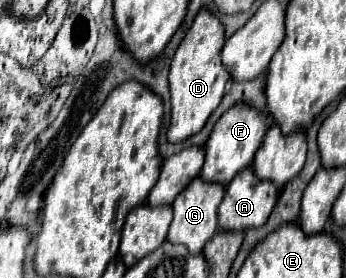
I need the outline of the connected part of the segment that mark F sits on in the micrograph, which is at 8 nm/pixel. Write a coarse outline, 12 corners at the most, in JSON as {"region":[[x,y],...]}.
{"region":[[236,104],[204,146],[200,178],[226,186],[252,164],[266,122]]}

